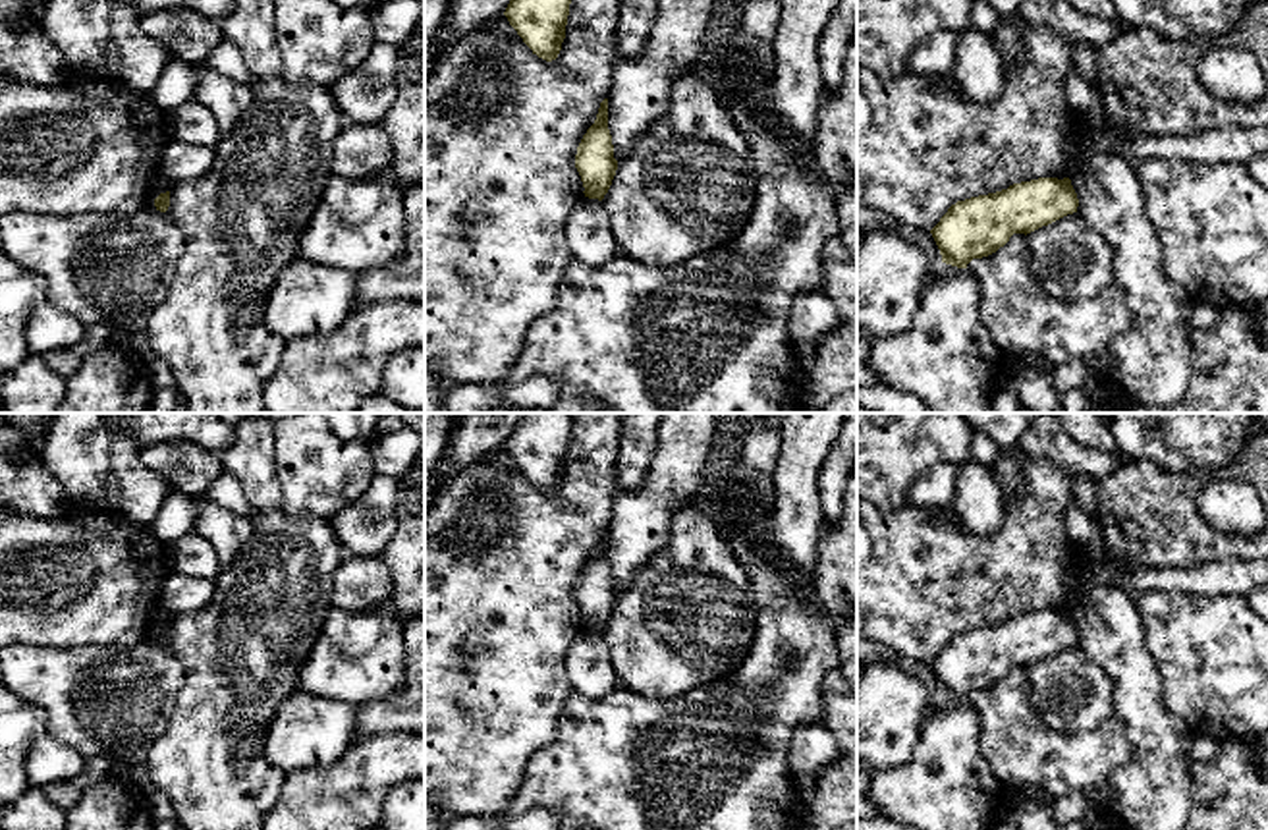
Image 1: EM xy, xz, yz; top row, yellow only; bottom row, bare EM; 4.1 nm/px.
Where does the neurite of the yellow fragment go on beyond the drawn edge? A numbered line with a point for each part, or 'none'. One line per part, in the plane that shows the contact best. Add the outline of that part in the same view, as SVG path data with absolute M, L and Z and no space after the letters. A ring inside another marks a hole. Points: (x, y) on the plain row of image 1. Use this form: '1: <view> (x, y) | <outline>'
none

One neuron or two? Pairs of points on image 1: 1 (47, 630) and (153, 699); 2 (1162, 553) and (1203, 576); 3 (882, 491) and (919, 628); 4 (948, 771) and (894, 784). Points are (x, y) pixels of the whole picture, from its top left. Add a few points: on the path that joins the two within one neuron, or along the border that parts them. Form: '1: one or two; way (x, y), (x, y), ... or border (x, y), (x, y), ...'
1: two; border (26, 645), (118, 645)
2: two; border (1230, 556), (1218, 562), (1145, 566)
3: two; border (877, 506), (886, 516)
4: one; way (935, 784), (908, 784)

